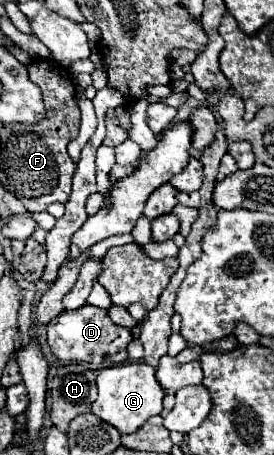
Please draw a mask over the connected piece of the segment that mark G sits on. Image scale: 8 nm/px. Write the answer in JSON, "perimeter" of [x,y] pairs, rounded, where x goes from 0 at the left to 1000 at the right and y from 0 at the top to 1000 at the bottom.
{"perimeter":[[[471,793],[471,798],[434,798],[412,807],[369,811],[354,829],[354,855],[361,855],[361,868],[339,881],[332,903],[361,921],[420,934],[434,952],[500,947],[544,916],[580,912],[595,899],[602,859],[566,833],[566,811],[551,802],[529,802],[522,793]]]}

